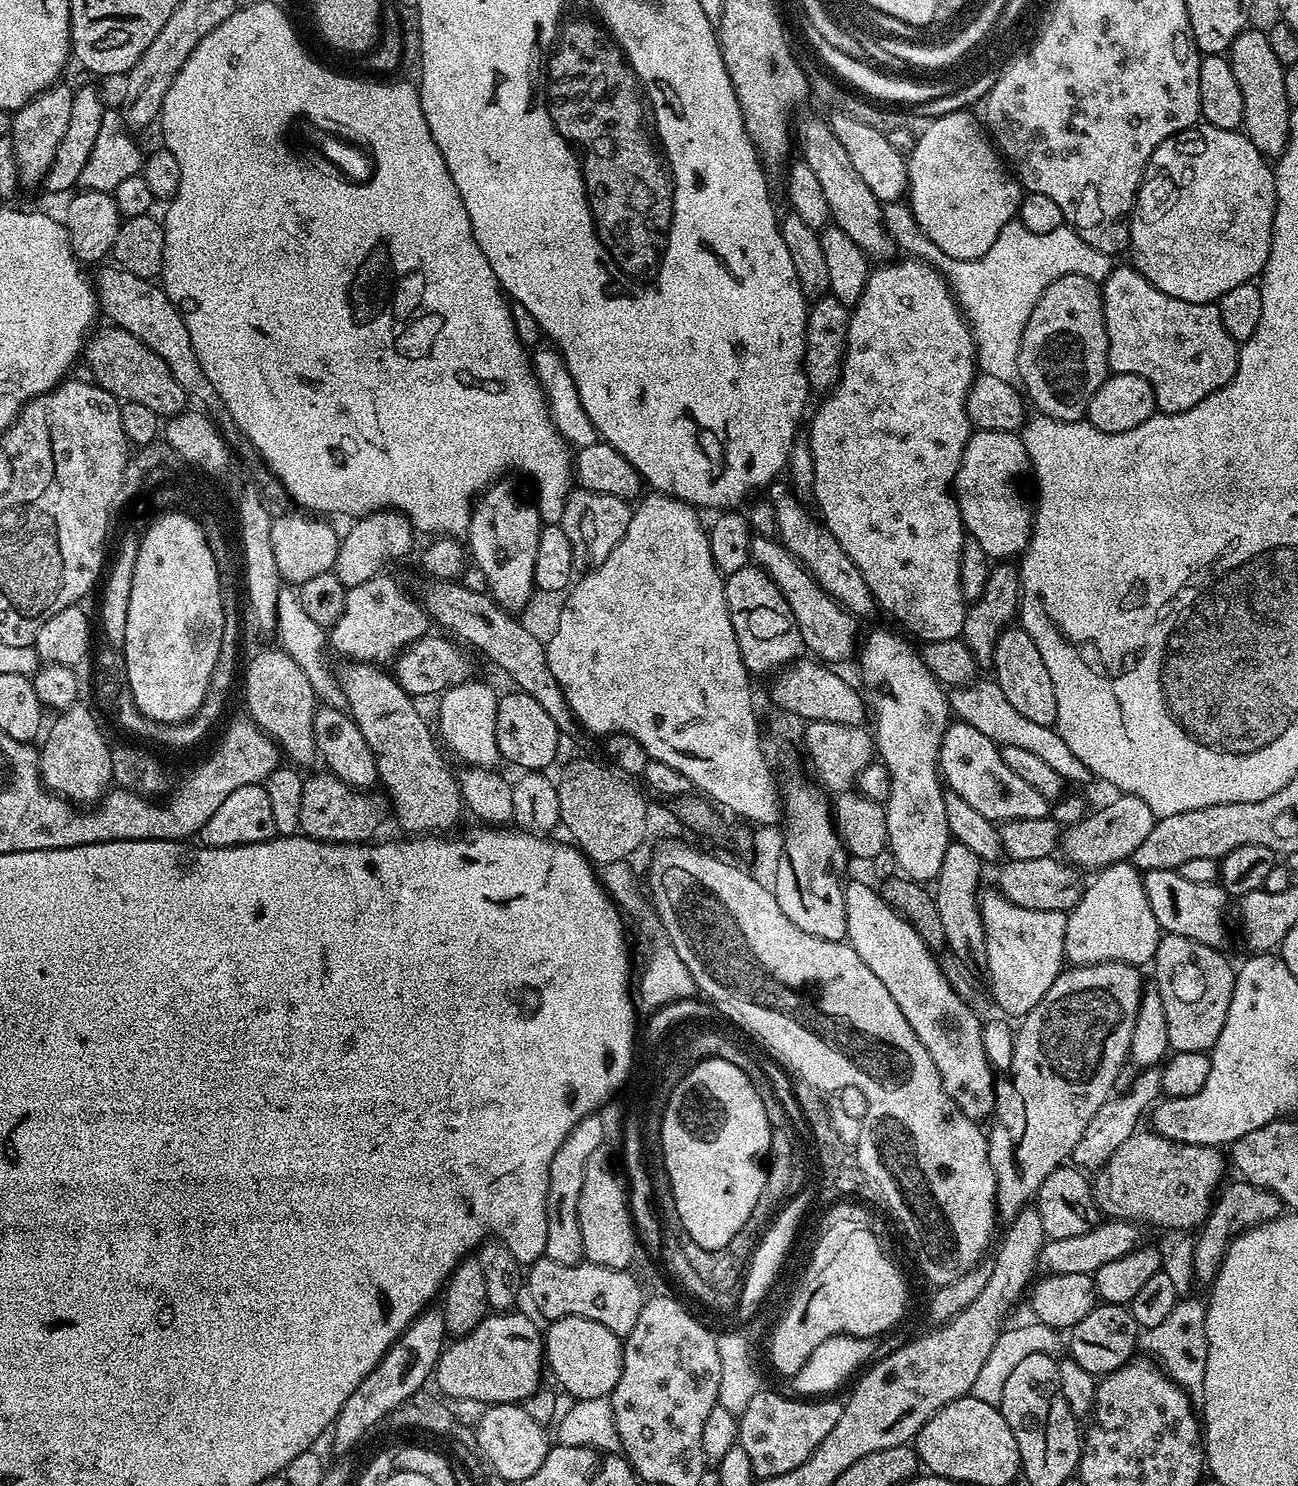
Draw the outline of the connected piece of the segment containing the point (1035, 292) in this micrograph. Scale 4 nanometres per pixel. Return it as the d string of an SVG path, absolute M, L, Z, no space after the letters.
M885 203L883 210L884 225L899 251L932 265L947 279L948 287L952 289L952 295L956 297L956 302L972 329L979 371L994 374L994 378L1002 378L1002 382L1007 384L1020 384L1020 339L1046 286L1066 274L1078 274L1103 282L1114 267L1113 257L1102 250L1094 250L1094 246L1090 246L1086 238L1077 234L1075 228L1065 226L1050 230L1050 234L1030 234L1030 230L1022 226L1019 218L1002 226L1002 234L998 234L994 246L990 246L990 250L986 250L982 258L955 260L942 254L942 250L938 250L938 246L934 246L934 242L926 238L922 226L918 226L918 222L912 217L912 209L907 203Z

